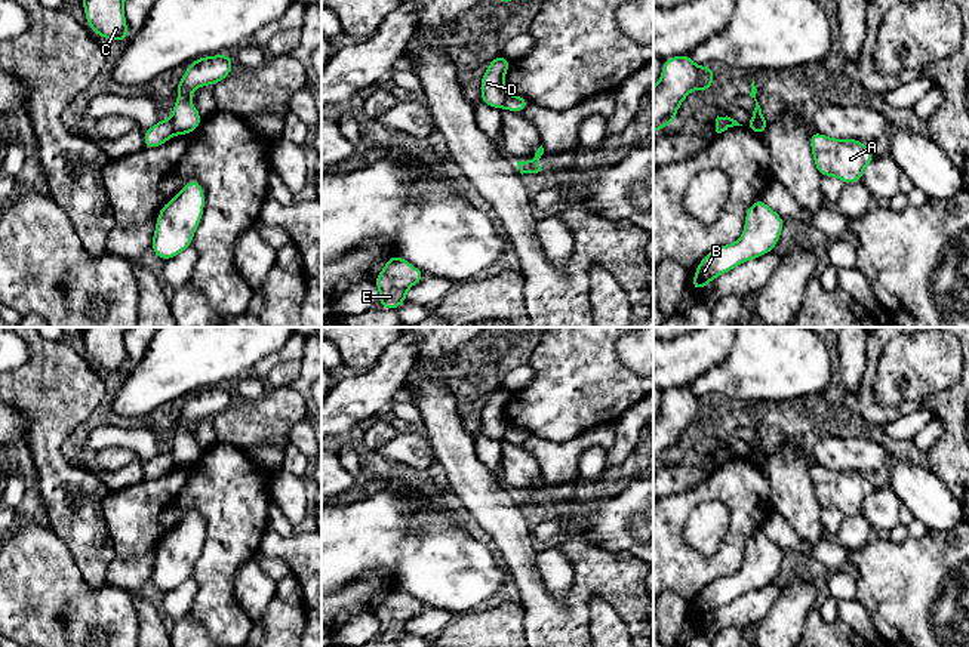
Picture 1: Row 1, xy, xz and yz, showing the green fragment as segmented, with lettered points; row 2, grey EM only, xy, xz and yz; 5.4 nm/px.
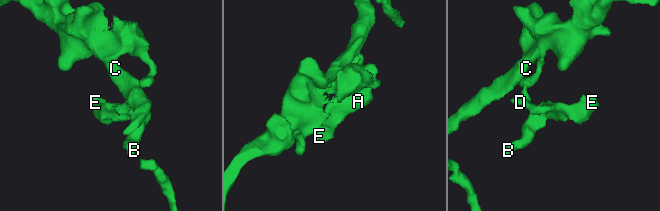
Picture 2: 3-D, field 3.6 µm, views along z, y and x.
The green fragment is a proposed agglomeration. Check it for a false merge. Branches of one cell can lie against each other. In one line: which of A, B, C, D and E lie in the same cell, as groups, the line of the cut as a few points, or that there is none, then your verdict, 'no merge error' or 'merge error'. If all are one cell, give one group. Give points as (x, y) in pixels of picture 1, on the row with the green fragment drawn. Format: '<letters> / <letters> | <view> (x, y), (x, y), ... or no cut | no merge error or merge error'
A B D E / C | xy (169, 120), (174, 133) | merge error

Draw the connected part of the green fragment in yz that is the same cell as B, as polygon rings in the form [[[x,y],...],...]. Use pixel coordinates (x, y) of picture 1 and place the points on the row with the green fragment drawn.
[[[762,197],[745,212],[745,225],[736,243],[710,250],[695,269],[692,292],[704,289],[716,277],[729,272],[742,262],[772,252],[781,237],[784,218],[772,210]]]

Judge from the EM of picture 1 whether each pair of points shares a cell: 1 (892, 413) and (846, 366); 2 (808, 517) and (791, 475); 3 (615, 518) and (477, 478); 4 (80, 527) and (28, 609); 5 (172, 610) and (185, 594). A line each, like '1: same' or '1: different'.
1: different
2: same
3: different
4: different
5: same

